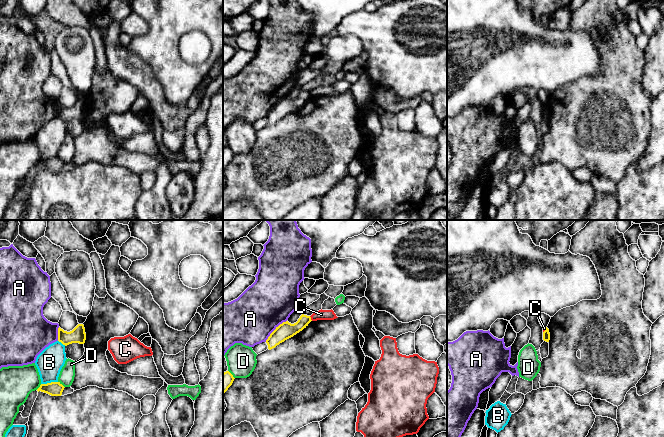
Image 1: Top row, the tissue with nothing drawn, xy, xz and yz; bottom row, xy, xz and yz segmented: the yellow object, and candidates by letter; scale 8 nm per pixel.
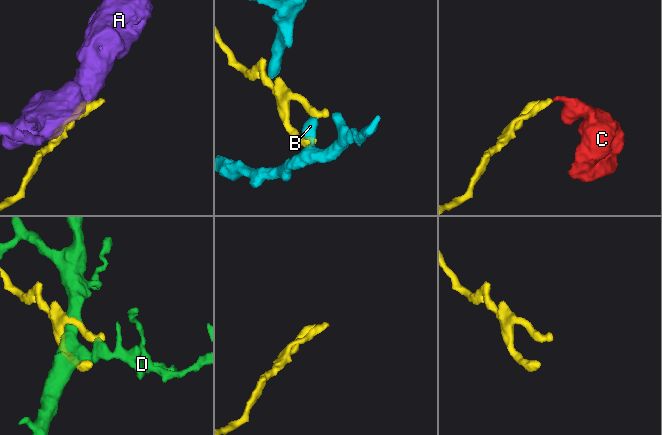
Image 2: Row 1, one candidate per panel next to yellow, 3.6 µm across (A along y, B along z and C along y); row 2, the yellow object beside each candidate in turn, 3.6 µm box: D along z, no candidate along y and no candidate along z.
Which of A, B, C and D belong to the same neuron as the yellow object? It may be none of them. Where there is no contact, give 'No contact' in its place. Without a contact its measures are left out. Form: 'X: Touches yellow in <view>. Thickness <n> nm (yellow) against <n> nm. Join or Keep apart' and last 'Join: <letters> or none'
A: Touches yellow in xz. Thickness 140 nm (yellow) against 400 nm. Keep apart
B: Touches yellow in xy. Thickness 110 nm (yellow) against 220 nm. Keep apart
C: Touches yellow in xz. Thickness 140 nm (yellow) against 80 nm. Keep apart
D: Touches yellow in xy. Thickness 110 nm (yellow) against 130 nm. Keep apart
Join: none

